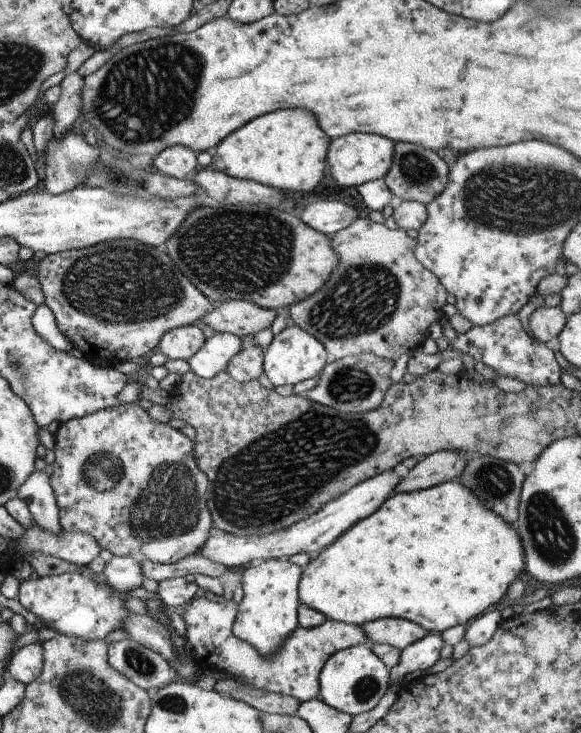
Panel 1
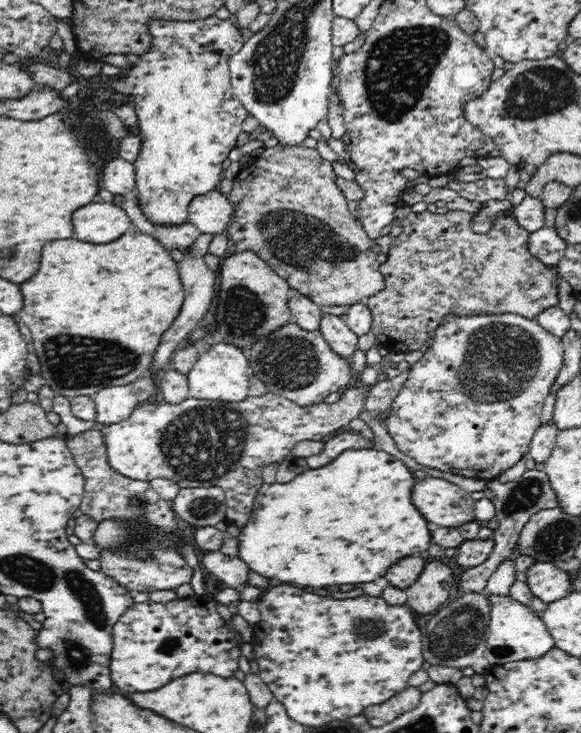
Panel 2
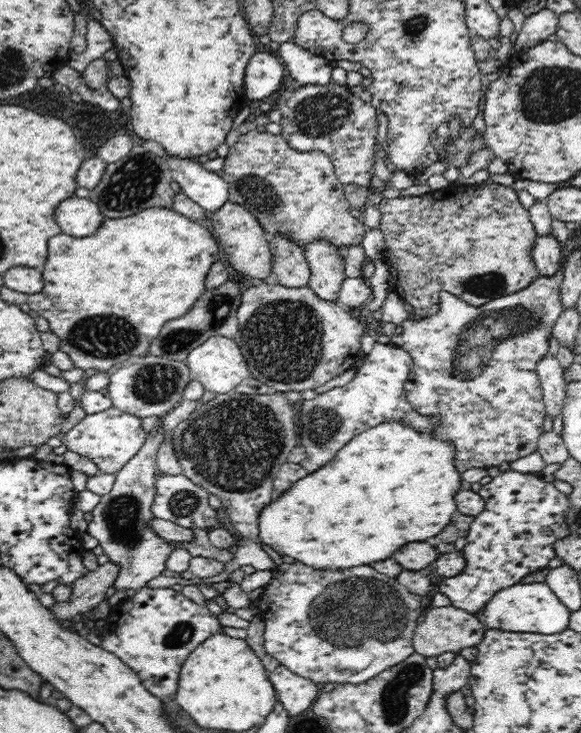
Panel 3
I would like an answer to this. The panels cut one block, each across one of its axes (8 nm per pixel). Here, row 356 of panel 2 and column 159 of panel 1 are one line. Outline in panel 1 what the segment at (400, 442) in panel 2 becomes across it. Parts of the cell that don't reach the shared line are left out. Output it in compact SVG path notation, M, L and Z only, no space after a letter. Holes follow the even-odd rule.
M122 403L117 407L103 409L78 419L71 419L56 425L54 438L54 463L49 474L49 484L52 488L60 527L66 533L87 533L93 537L101 549L107 549L115 557L131 557L138 563L151 561L160 565L177 562L183 557L197 553L210 537L212 526L210 510L207 506L207 477L199 470L194 459L192 441L179 429L151 419L145 409L137 403Z

